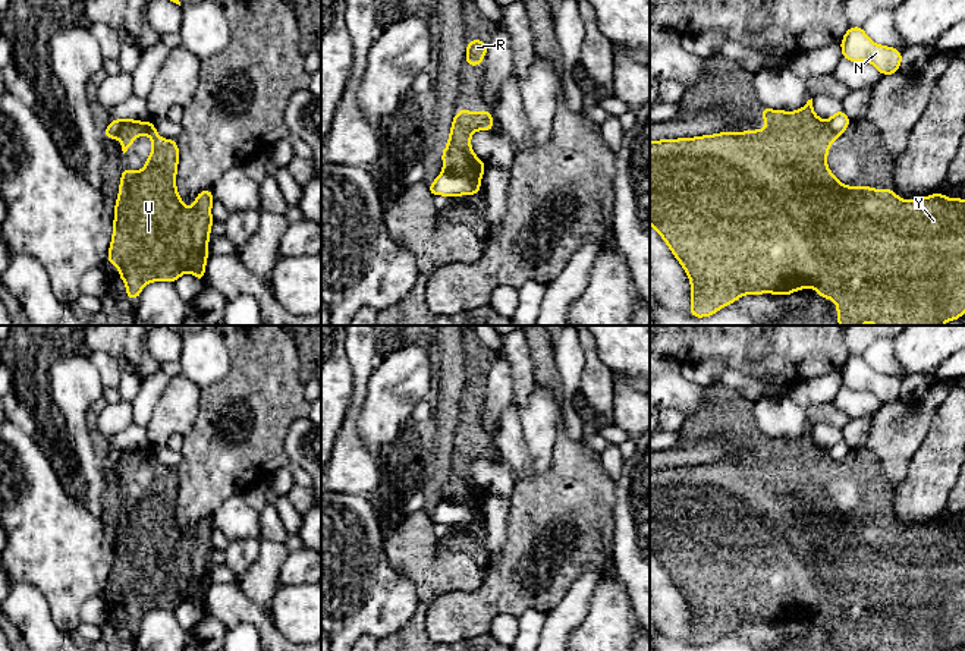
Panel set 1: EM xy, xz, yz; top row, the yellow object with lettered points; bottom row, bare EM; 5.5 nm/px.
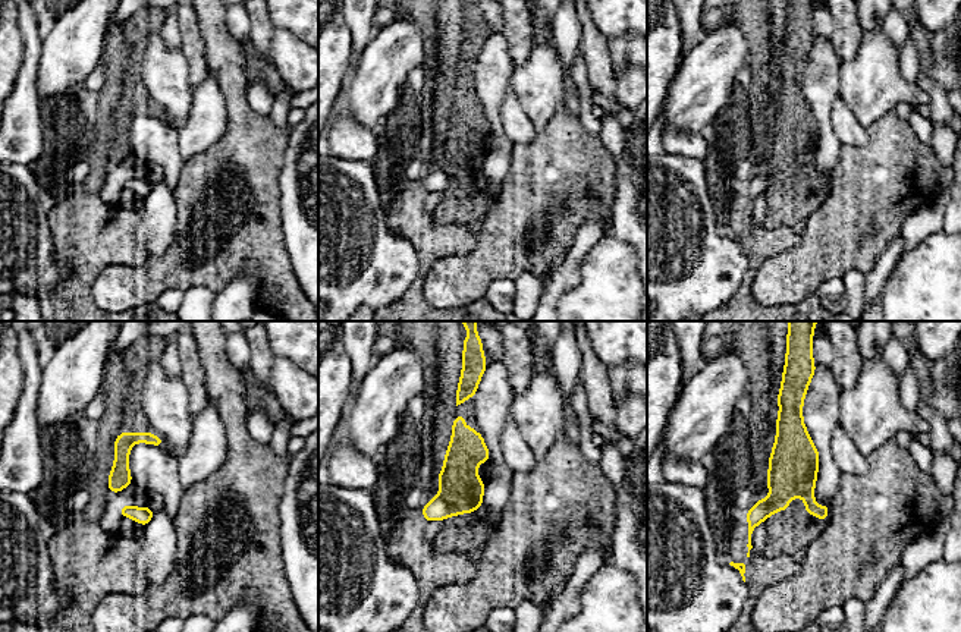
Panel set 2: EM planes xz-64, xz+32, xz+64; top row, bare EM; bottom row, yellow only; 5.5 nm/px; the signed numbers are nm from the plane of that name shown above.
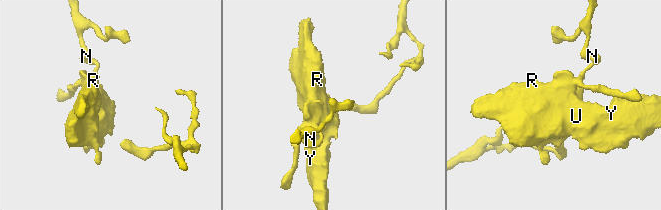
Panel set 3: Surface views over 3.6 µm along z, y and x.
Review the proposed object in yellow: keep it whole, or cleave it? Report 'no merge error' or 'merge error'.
merge error

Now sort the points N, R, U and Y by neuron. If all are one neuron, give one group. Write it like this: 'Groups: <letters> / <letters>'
Groups: N / R U Y

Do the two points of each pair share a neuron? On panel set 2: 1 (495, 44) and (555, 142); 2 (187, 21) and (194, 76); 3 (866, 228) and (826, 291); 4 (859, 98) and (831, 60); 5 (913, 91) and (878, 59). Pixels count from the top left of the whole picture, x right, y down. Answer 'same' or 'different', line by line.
1: different
2: same
3: different
4: different
5: same

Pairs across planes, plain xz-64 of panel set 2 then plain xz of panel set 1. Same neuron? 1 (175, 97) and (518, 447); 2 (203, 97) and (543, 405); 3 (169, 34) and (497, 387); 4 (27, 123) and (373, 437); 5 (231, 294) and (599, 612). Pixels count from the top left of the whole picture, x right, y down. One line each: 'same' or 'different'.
1: same
2: same
3: same
4: different
5: different

